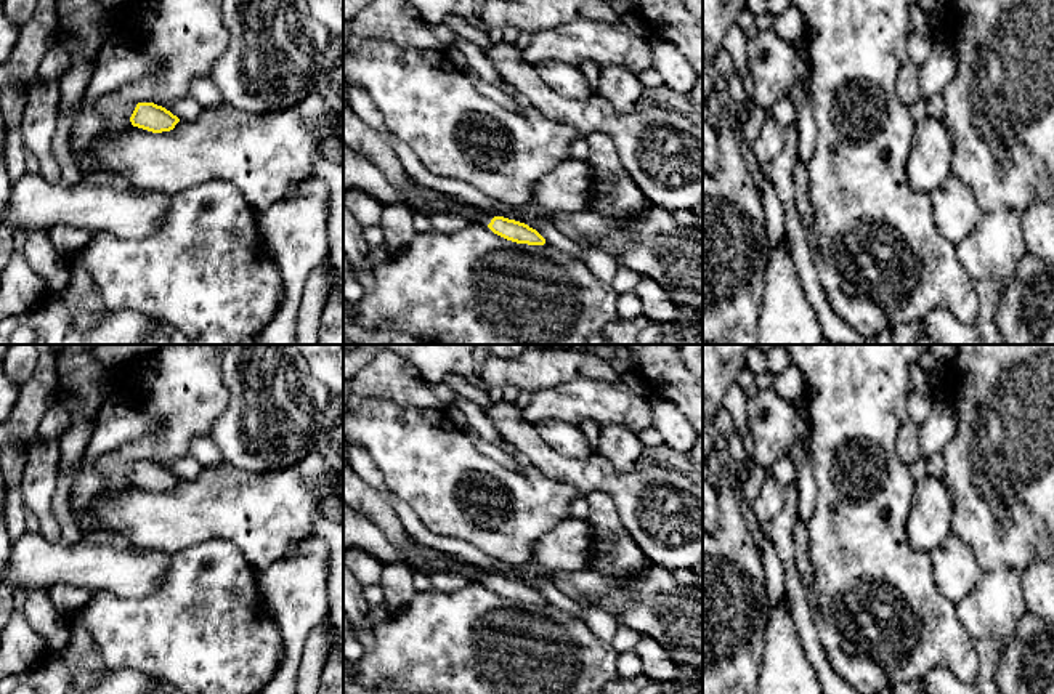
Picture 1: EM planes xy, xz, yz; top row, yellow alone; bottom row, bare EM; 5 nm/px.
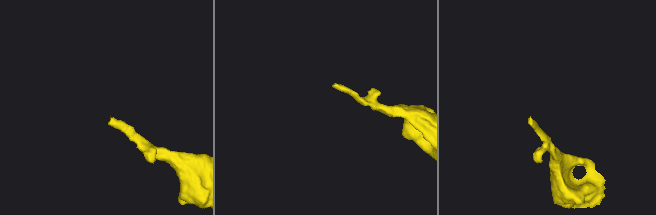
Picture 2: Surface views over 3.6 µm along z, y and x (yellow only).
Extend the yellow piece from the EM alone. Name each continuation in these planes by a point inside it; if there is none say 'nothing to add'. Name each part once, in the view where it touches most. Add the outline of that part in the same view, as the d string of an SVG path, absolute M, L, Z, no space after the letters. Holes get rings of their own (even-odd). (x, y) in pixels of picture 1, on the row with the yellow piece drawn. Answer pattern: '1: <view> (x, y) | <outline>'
1: xz (356, 135) | M343 104L343 144L350 149L366 154L404 194L404 197L417 208L417 212L449 213L460 223L478 223L488 226L493 216L456 197L440 197L428 200L412 183L401 165L393 147L382 138L379 131L366 125L348 104Z

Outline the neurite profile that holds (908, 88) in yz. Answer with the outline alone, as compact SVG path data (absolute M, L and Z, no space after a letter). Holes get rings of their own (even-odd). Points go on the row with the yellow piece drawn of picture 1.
M906 63L900 67L895 91L906 106L922 99L919 66Z

